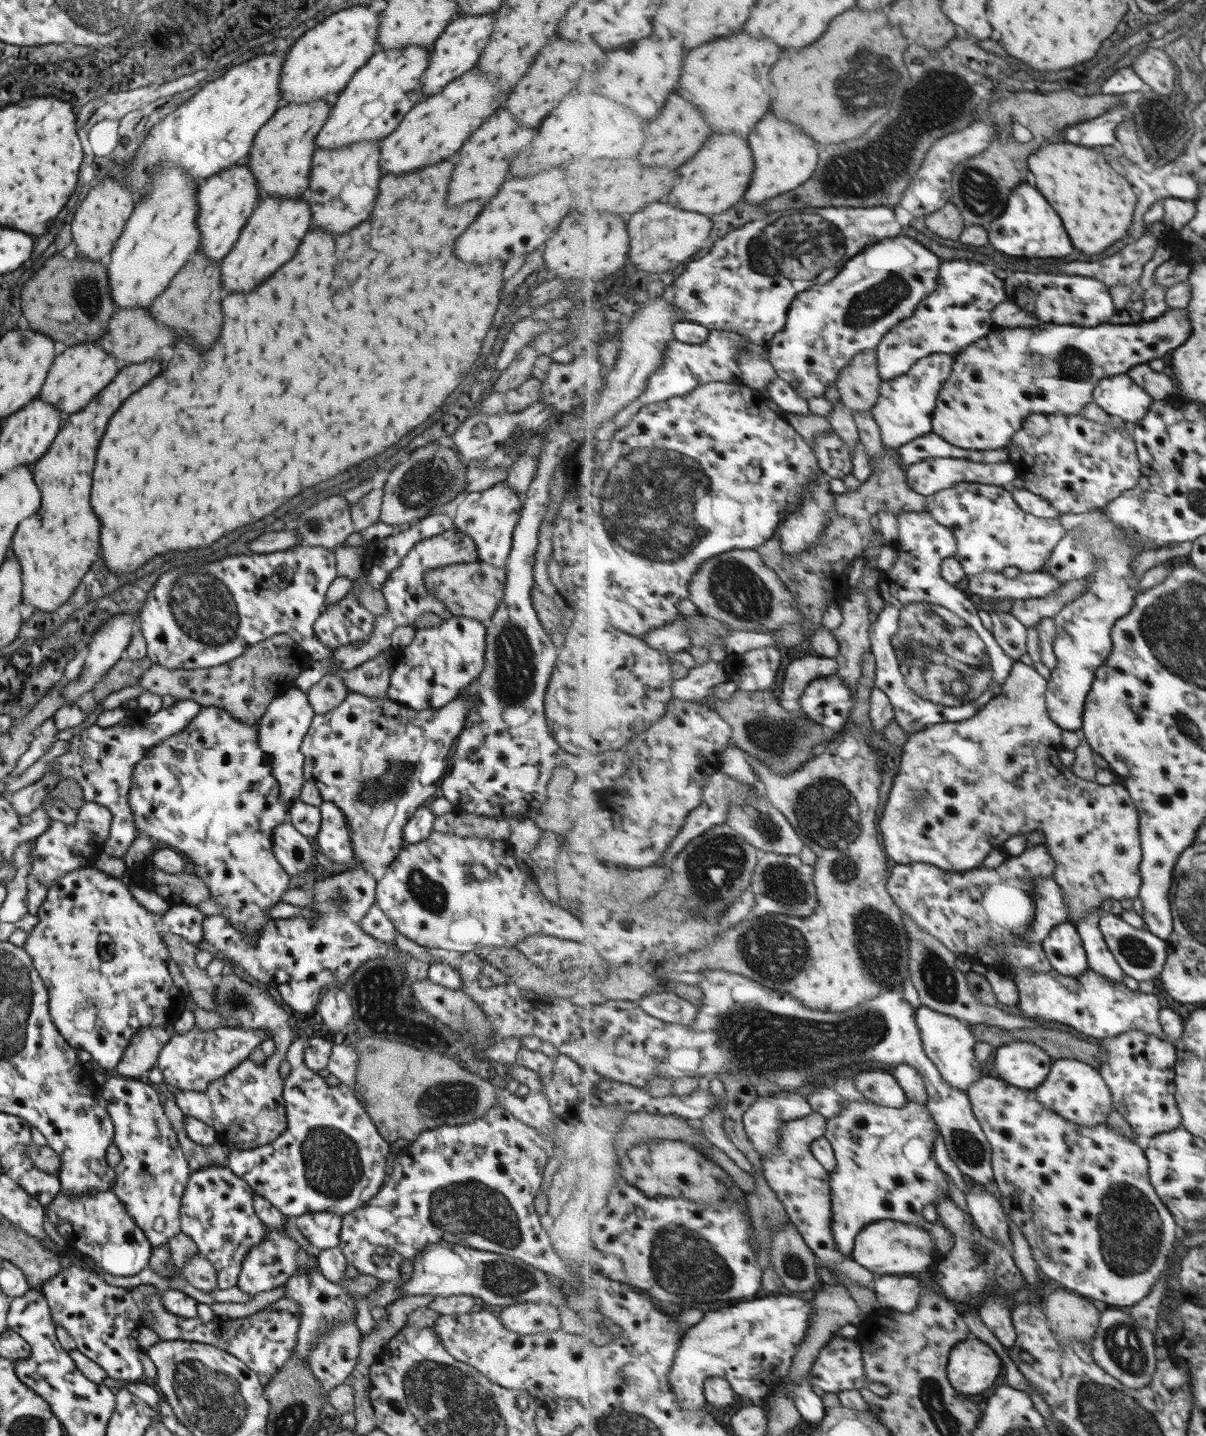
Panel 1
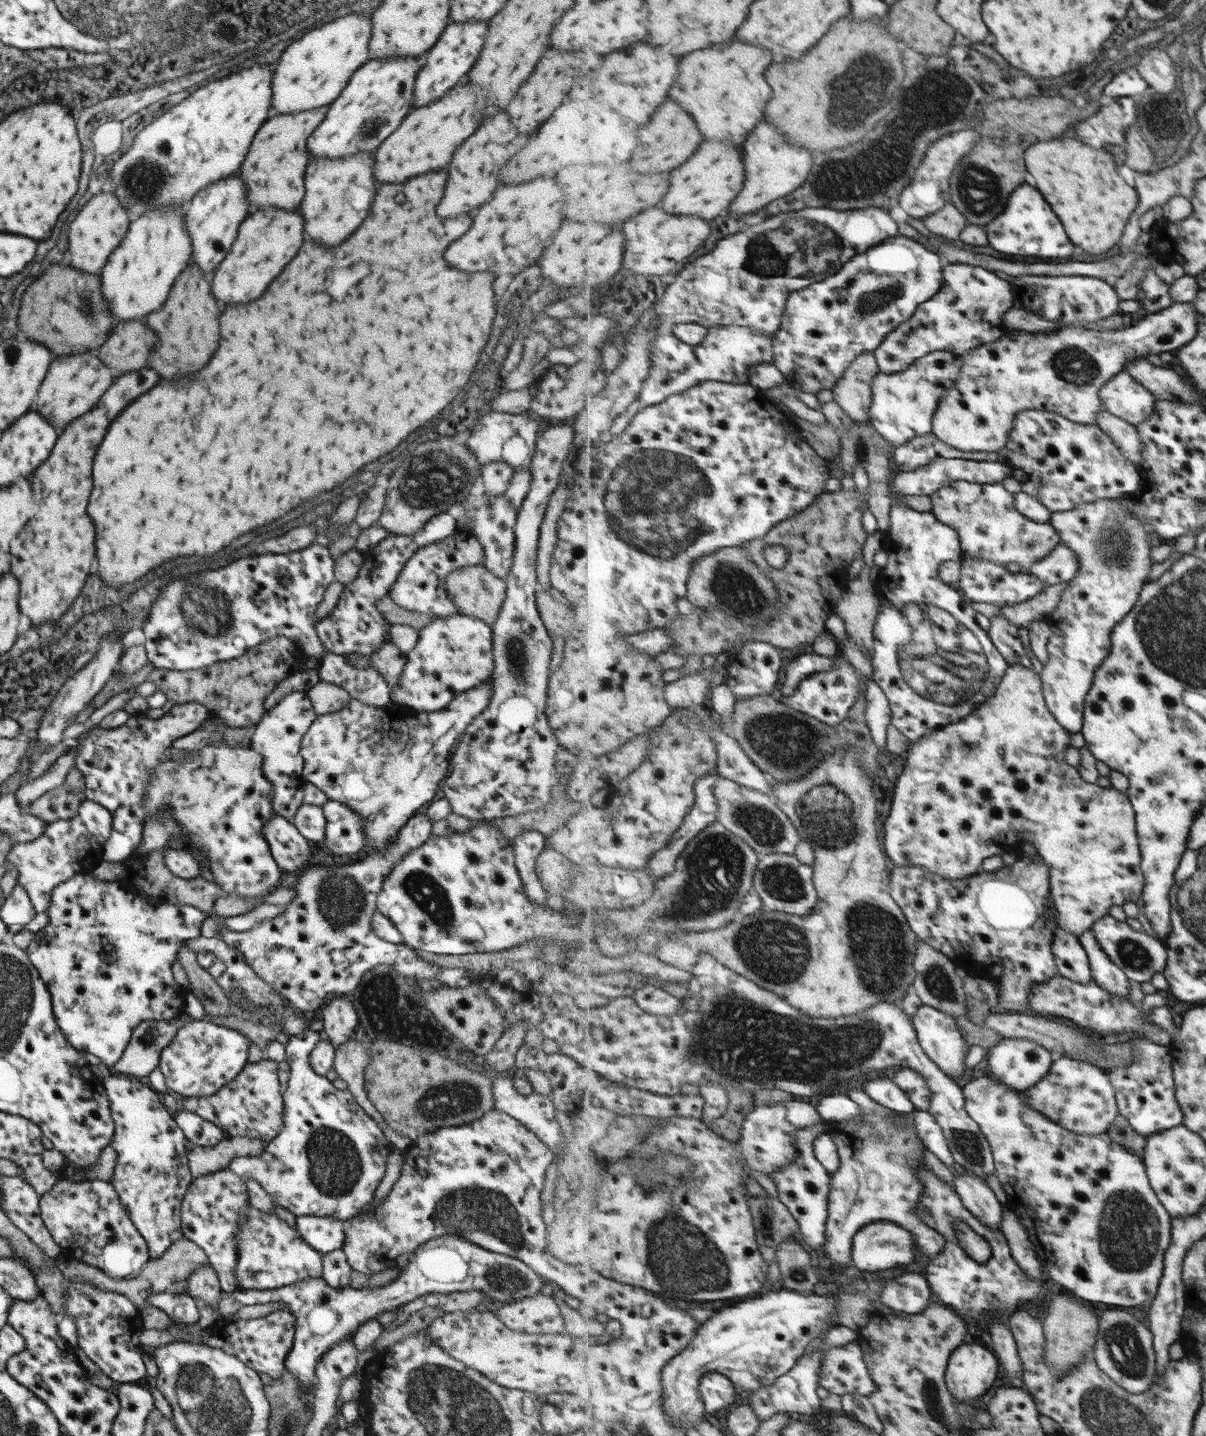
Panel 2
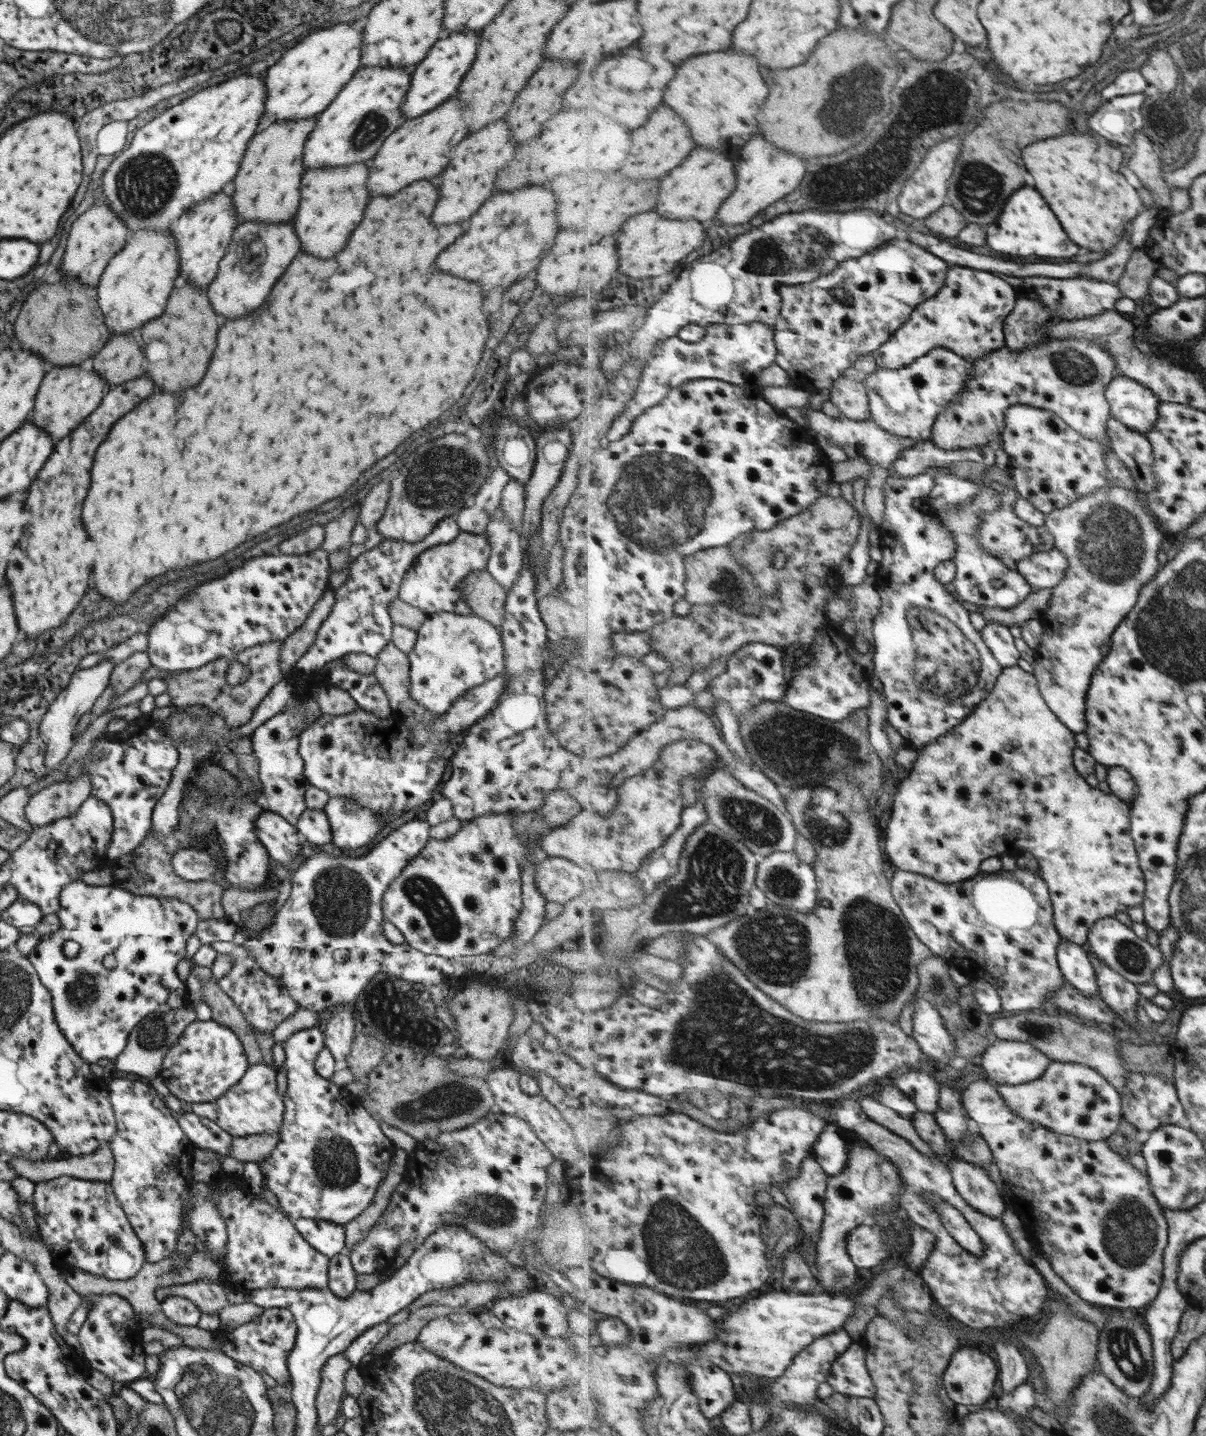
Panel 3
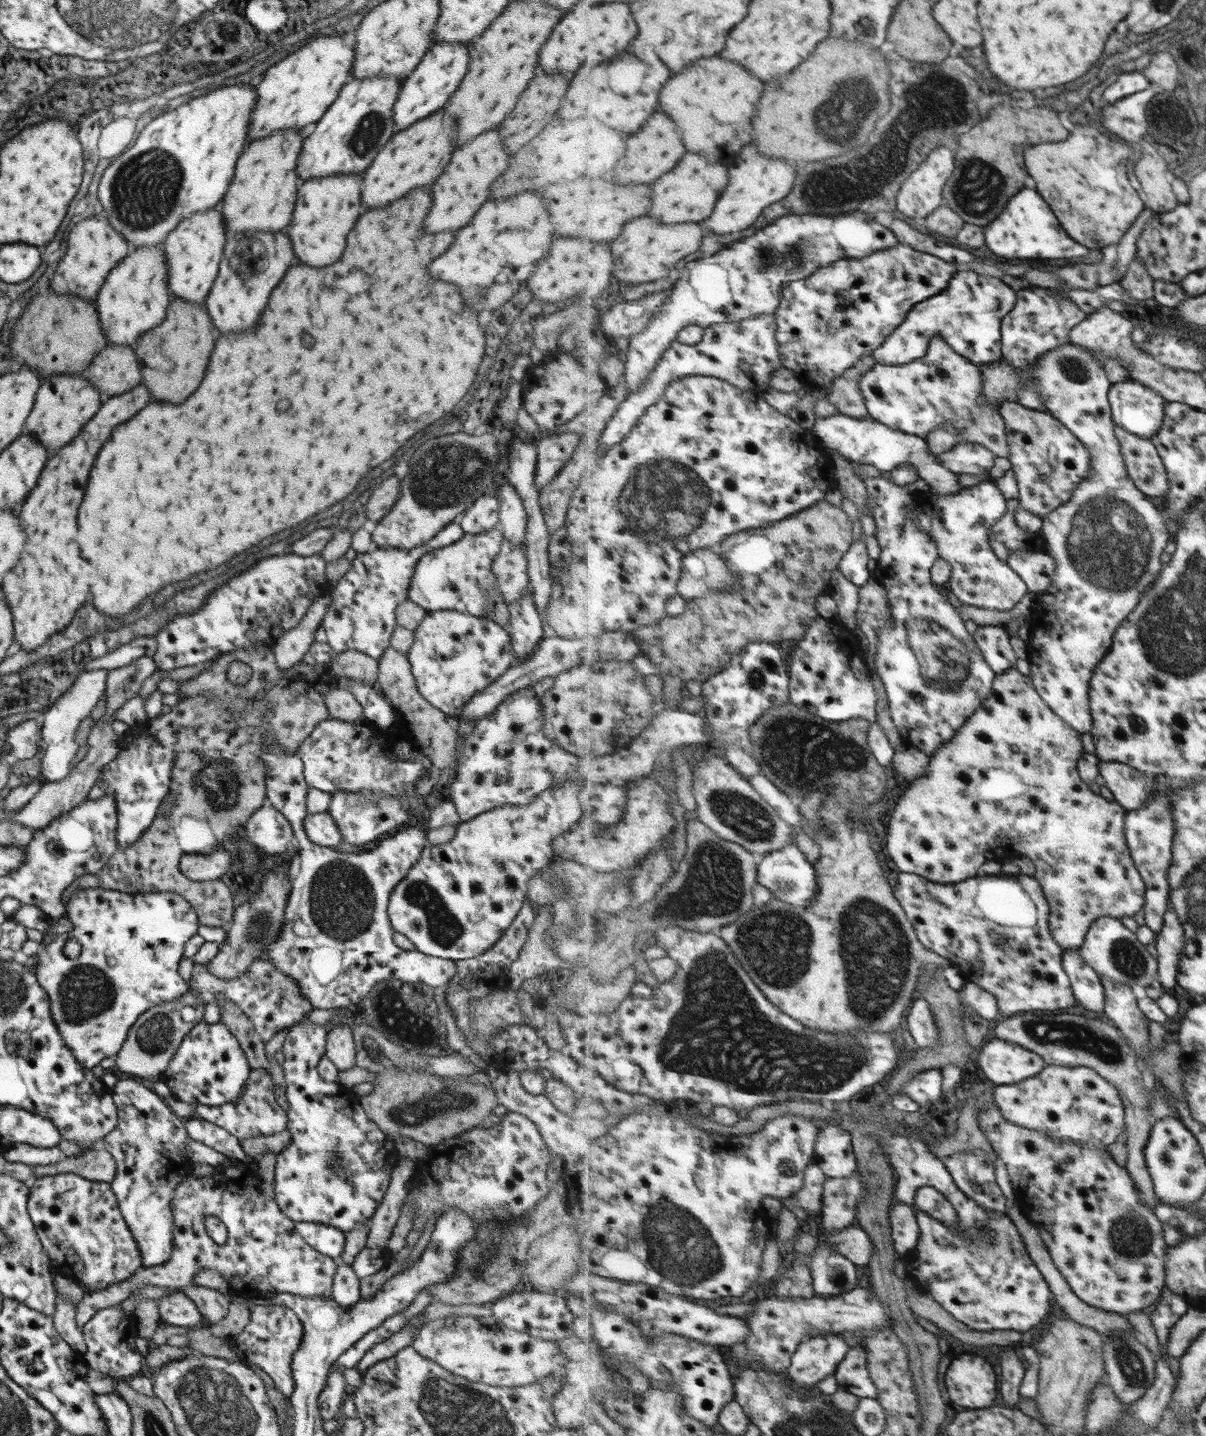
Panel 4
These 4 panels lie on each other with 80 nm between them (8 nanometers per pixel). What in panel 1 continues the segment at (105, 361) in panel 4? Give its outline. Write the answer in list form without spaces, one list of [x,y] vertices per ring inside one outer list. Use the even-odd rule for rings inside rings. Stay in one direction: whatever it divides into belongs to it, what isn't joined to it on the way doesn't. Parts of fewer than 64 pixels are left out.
[[[131,307],[131,310],[116,310],[111,314],[105,334],[99,340],[99,346],[103,352],[107,352],[115,359],[118,368],[127,365],[136,365],[145,358],[153,358],[161,346],[169,346],[175,340],[175,332],[167,330],[167,326],[153,322],[147,309],[141,310],[139,307]]]

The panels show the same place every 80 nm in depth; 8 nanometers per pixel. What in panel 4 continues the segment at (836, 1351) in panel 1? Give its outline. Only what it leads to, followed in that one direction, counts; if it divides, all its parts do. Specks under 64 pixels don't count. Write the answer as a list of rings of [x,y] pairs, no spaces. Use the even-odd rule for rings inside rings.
[[[859,1346],[850,1348],[834,1372],[834,1378],[838,1388],[855,1394],[859,1398],[876,1399],[879,1396],[879,1389],[873,1382],[867,1367],[867,1352]]]

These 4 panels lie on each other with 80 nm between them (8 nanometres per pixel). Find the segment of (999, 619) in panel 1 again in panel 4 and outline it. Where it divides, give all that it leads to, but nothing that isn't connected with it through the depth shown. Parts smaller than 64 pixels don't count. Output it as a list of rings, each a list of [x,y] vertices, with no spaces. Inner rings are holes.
[[[983,625],[974,633],[976,643],[998,675],[1015,667],[1019,660],[1011,646],[1011,636],[1007,631],[1002,625]]]

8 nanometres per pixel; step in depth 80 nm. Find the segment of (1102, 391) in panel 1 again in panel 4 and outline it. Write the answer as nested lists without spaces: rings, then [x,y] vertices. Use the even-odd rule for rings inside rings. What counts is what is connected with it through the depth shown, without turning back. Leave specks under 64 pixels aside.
[[[1142,383],[1114,384],[1109,397],[1114,422],[1125,430],[1151,439],[1163,426],[1168,400]]]

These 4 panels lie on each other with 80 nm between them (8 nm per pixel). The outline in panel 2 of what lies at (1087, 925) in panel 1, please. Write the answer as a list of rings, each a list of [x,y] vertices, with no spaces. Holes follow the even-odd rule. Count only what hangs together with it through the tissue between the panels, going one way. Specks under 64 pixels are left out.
[[[1093,929],[1083,932],[1080,942],[1088,952],[1094,978],[1112,995],[1129,996],[1129,977],[1127,973],[1103,950]]]

